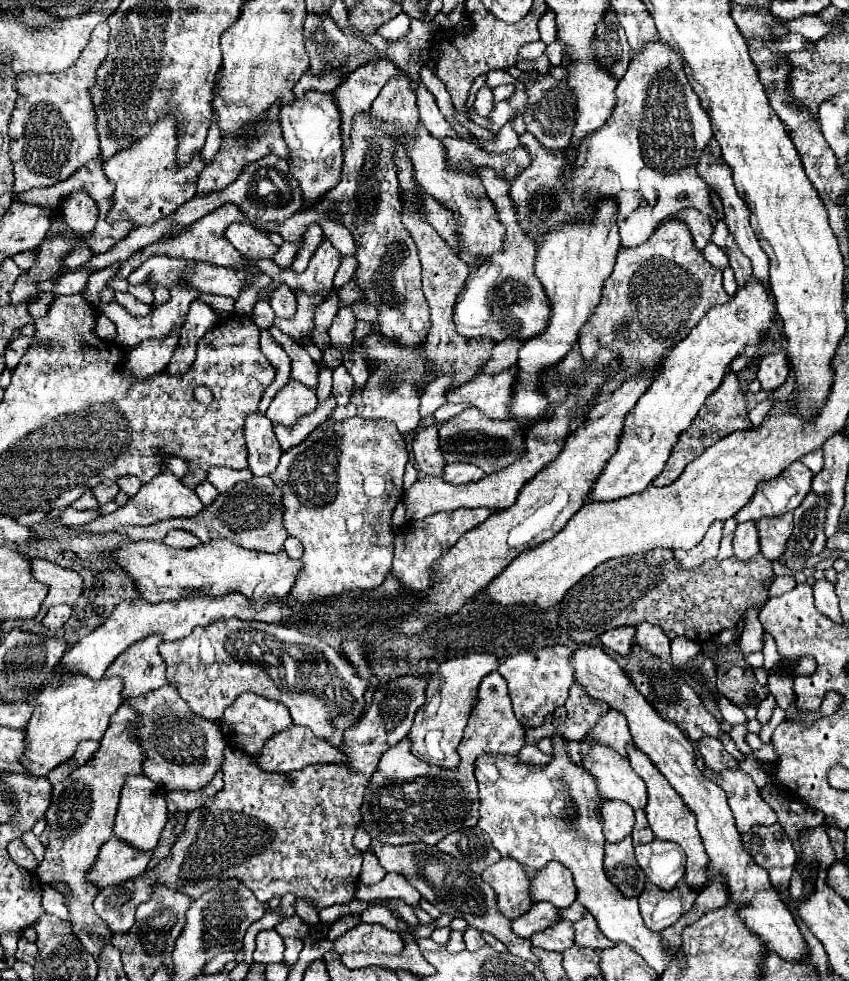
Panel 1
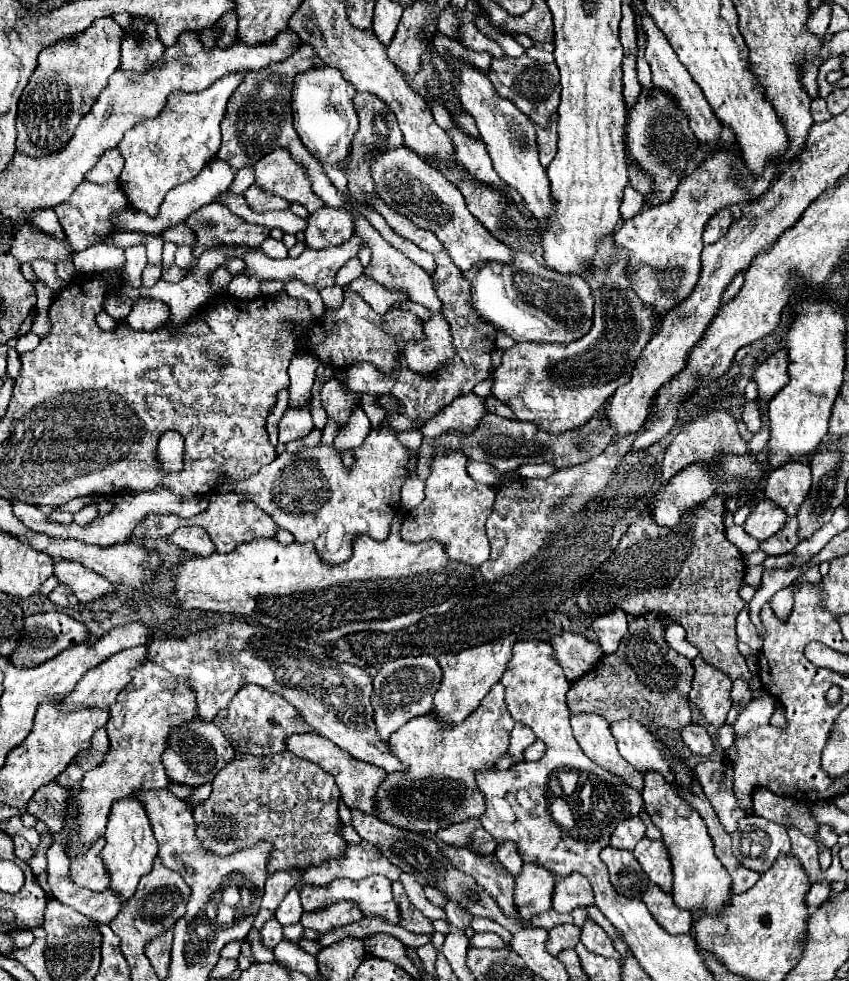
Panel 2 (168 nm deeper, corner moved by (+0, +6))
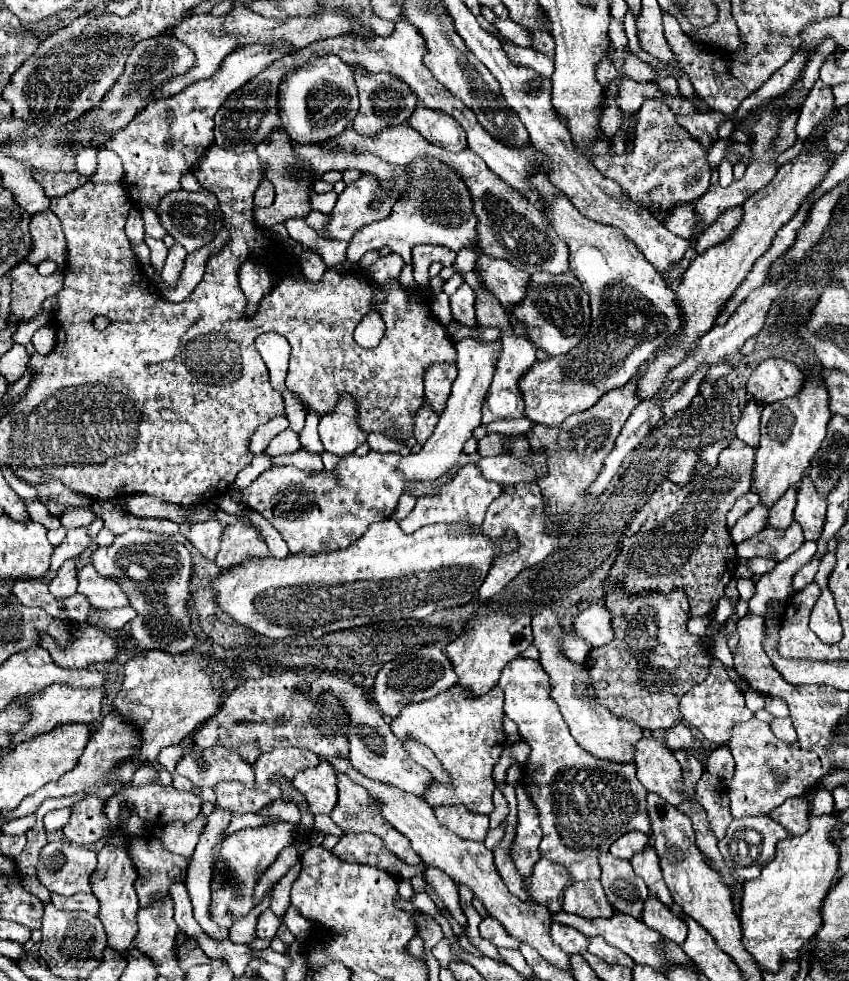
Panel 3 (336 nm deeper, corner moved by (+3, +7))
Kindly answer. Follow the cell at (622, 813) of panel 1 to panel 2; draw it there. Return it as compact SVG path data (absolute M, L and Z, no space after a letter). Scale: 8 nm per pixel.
M639 817L633 819L623 819L611 833L611 845L615 849L629 849L633 851L637 841L643 839L645 835L645 825Z

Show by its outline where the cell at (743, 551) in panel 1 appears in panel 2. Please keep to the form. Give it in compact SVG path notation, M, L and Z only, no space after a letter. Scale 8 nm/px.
M765 499L755 505L755 509L747 517L743 529L747 535L763 541L763 539L769 539L771 535L775 535L783 527L785 519L787 519L785 511Z

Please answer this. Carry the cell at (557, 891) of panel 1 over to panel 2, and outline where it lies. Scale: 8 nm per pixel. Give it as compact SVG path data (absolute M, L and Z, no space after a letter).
M565 875L565 879L555 879L553 889L553 909L559 913L573 911L575 907L593 905L593 889L583 875Z

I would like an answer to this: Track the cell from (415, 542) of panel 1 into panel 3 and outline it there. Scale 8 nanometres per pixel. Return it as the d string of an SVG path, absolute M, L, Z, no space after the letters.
M468 464L464 468L458 470L458 474L436 494L436 496L424 496L418 498L416 508L398 522L398 526L402 528L404 534L416 532L418 528L426 526L426 524L438 524L438 522L472 522L474 526L480 526L486 514L486 508L490 506L490 502L494 502L500 494L502 494L504 486L498 482L490 482L486 478L482 478L482 470L478 470L476 464Z

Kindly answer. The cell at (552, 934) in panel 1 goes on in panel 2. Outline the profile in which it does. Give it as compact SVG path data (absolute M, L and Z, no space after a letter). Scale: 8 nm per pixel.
M571 923L557 925L549 931L549 939L545 947L551 955L557 955L563 949L573 949L579 943L579 935L581 935L581 929L577 925L571 925Z

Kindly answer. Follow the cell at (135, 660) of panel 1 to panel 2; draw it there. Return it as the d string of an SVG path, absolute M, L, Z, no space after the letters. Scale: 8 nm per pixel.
M147 645L115 653L93 671L89 671L81 683L77 683L77 687L65 697L65 709L71 711L79 705L109 709L115 703L115 697L121 693L121 687L129 683L129 671L137 667L137 663L145 661Z

